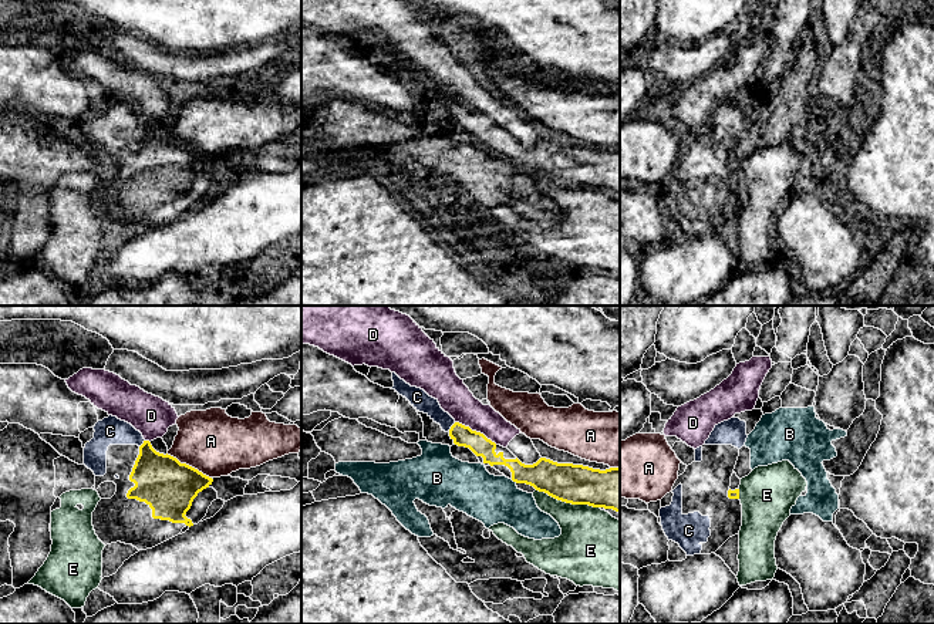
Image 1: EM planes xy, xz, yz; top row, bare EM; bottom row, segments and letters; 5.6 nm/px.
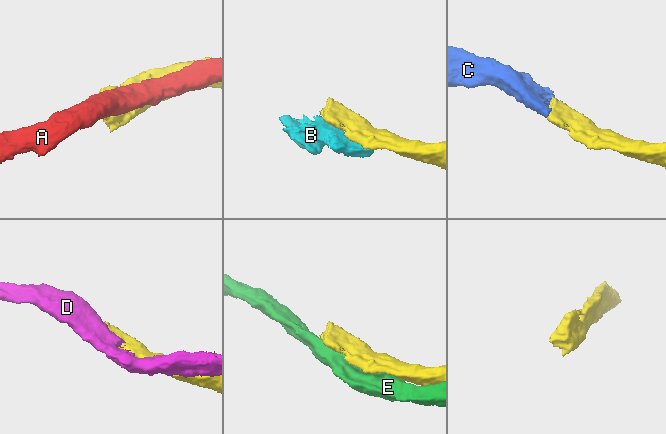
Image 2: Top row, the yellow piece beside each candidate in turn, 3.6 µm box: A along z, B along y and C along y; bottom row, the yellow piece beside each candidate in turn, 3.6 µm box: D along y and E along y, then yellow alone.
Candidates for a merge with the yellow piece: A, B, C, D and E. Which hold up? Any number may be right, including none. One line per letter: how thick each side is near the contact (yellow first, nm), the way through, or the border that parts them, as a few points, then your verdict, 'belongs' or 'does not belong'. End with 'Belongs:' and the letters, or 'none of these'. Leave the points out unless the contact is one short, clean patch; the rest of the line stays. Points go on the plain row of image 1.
A: 300 nm thick on the yellow side, 360 nm on the other; does not belong
B: 190 nm thick on the yellow side, 280 nm on the other; does not belong
C: 120 nm thick on the yellow side, 100 nm on the other; runs through xz (462, 117), (451, 108), (418, 80); belongs
D: 120 nm thick on the yellow side, 190 nm on the other; does not belong
E: 220 nm thick on the yellow side, 360 nm on the other; does not belong
Belongs: C

